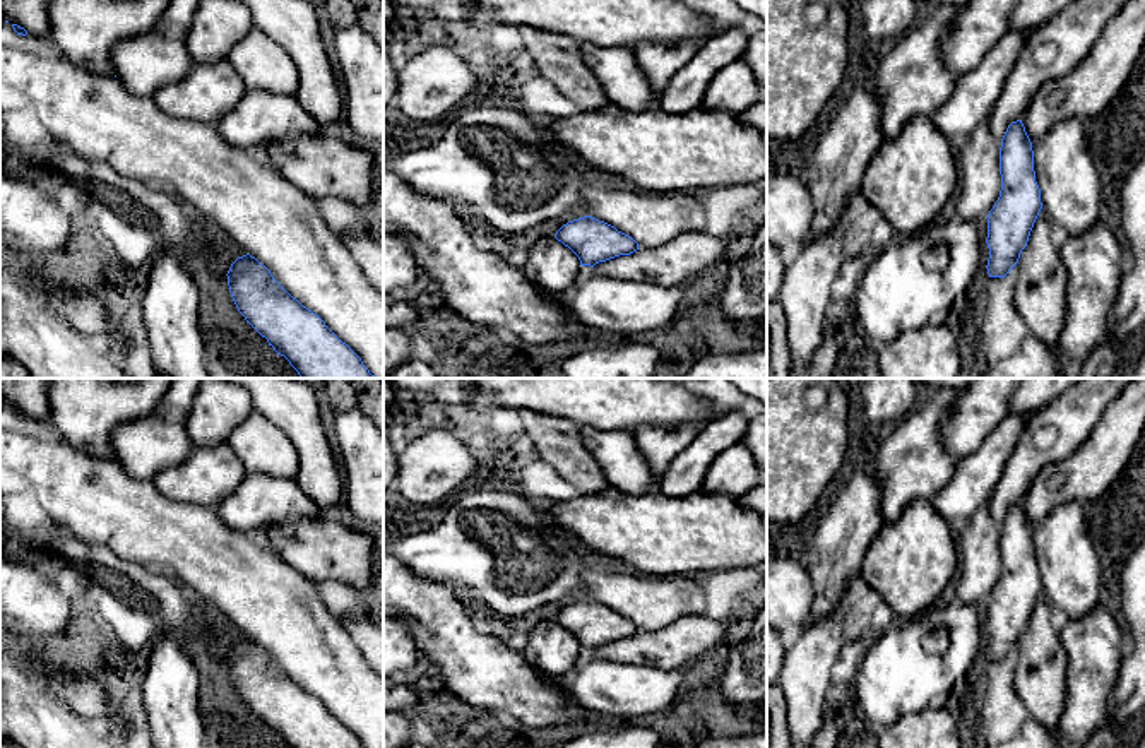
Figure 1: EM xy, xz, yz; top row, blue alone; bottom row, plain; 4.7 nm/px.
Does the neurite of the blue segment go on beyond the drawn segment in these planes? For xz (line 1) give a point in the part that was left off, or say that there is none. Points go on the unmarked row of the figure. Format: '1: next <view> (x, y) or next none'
1: next none

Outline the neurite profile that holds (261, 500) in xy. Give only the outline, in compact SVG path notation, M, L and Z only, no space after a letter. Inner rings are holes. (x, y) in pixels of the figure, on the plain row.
M245 472L238 488L224 496L214 510L226 525L246 534L260 534L282 520L322 515L294 479L262 472Z

